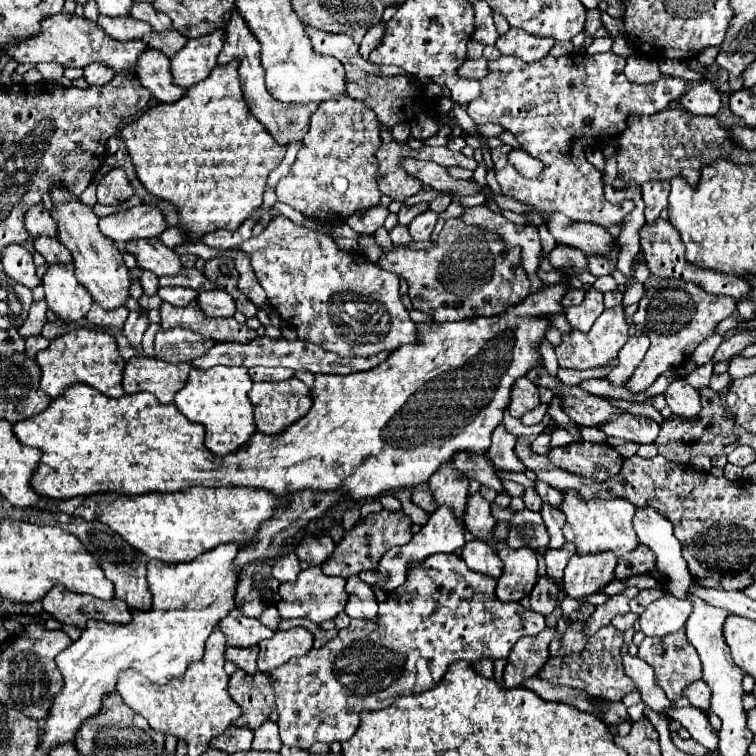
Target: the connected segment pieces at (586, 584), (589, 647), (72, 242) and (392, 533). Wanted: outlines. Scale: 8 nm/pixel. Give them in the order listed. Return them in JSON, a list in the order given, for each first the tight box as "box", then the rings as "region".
[{"box":[562,553,618,603],"region":[[[612,553],[586,555],[586,557],[574,555],[568,561],[562,579],[562,587],[566,595],[582,603],[586,601],[586,597],[600,593],[614,579],[616,563],[618,561]]]},{"box":[538,625,634,701],"region":[[[612,625],[602,627],[600,631],[596,631],[596,635],[592,635],[588,639],[582,653],[548,659],[548,663],[538,673],[538,677],[548,683],[556,683],[556,685],[584,691],[597,699],[601,697],[607,701],[620,701],[626,693],[634,691],[634,683],[624,675],[624,667],[620,663],[620,659],[622,659],[620,649],[622,649],[622,631],[618,631]]]},{"box":[52,187,130,311],"region":[[[56,187],[52,191],[52,203],[52,217],[58,223],[58,239],[70,249],[74,257],[78,283],[84,285],[92,299],[100,303],[100,307],[104,307],[106,311],[126,305],[126,299],[130,297],[130,271],[124,265],[122,253],[118,251],[116,243],[98,231],[98,217],[92,213],[90,207],[72,197],[66,189]]]},{"box":[322,509,412,579],"region":[[[382,509],[380,513],[370,513],[354,529],[350,529],[350,531],[344,533],[344,539],[336,545],[332,557],[322,565],[322,571],[326,575],[336,575],[336,577],[348,579],[350,575],[358,575],[360,571],[372,569],[378,563],[378,559],[390,547],[394,547],[394,545],[406,545],[410,541],[410,537],[412,537],[410,527],[412,527],[412,521],[406,515],[402,515],[402,511],[392,513],[392,511]]]}]

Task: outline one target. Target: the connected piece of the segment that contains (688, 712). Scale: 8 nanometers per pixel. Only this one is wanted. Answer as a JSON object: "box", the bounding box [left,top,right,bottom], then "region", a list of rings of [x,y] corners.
{"box":[666,705,720,751],"region":[[[688,705],[688,707],[670,707],[666,713],[674,721],[680,721],[690,731],[694,741],[698,741],[702,747],[706,747],[710,751],[716,751],[718,741],[720,741],[718,731],[712,729],[708,717],[700,709],[692,707],[692,705]]]}

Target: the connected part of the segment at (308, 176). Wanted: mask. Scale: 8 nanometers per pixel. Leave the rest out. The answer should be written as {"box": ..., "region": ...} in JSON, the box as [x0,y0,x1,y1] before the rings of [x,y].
{"box":[276,95,380,225],"region":[[[340,95],[328,99],[328,103],[320,103],[310,119],[310,129],[290,173],[276,185],[278,201],[304,213],[308,219],[328,225],[346,221],[358,209],[380,205],[380,189],[376,183],[376,151],[380,143],[380,121],[362,101]]]}

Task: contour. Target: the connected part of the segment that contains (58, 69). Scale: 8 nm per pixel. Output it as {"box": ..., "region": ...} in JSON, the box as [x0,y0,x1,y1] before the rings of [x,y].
{"box":[36,63,64,81],"region":[[[38,63],[36,69],[42,73],[44,81],[56,81],[64,75],[64,67],[60,63]]]}

